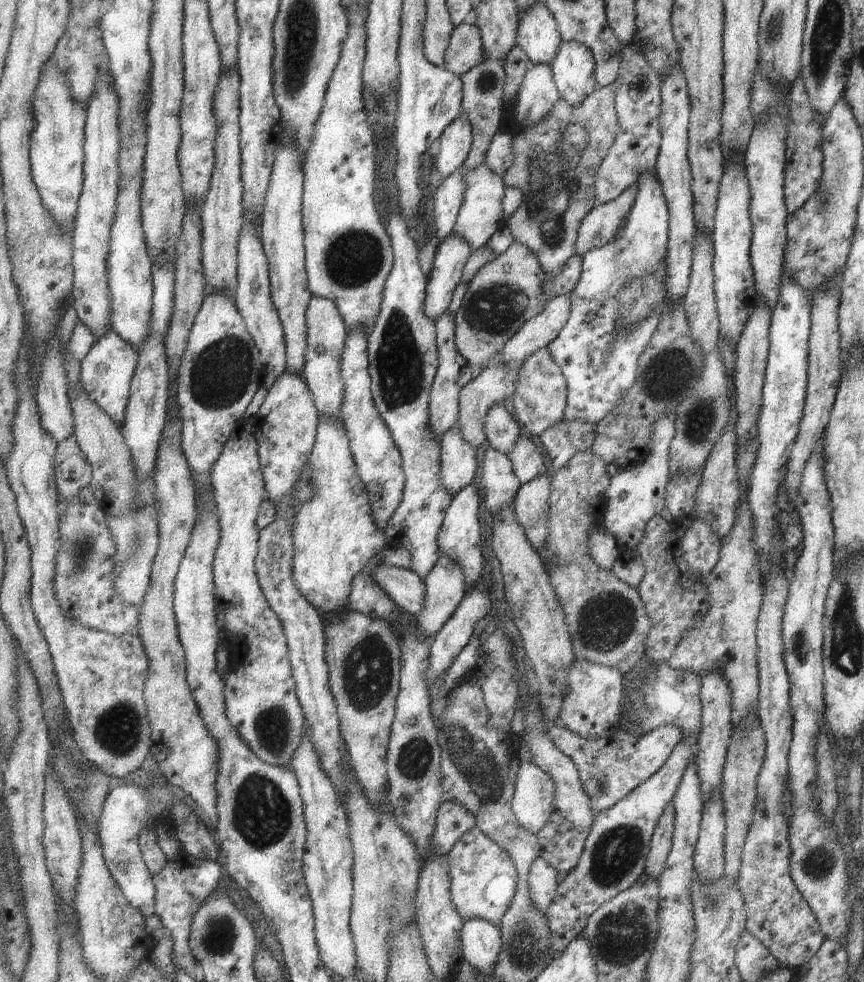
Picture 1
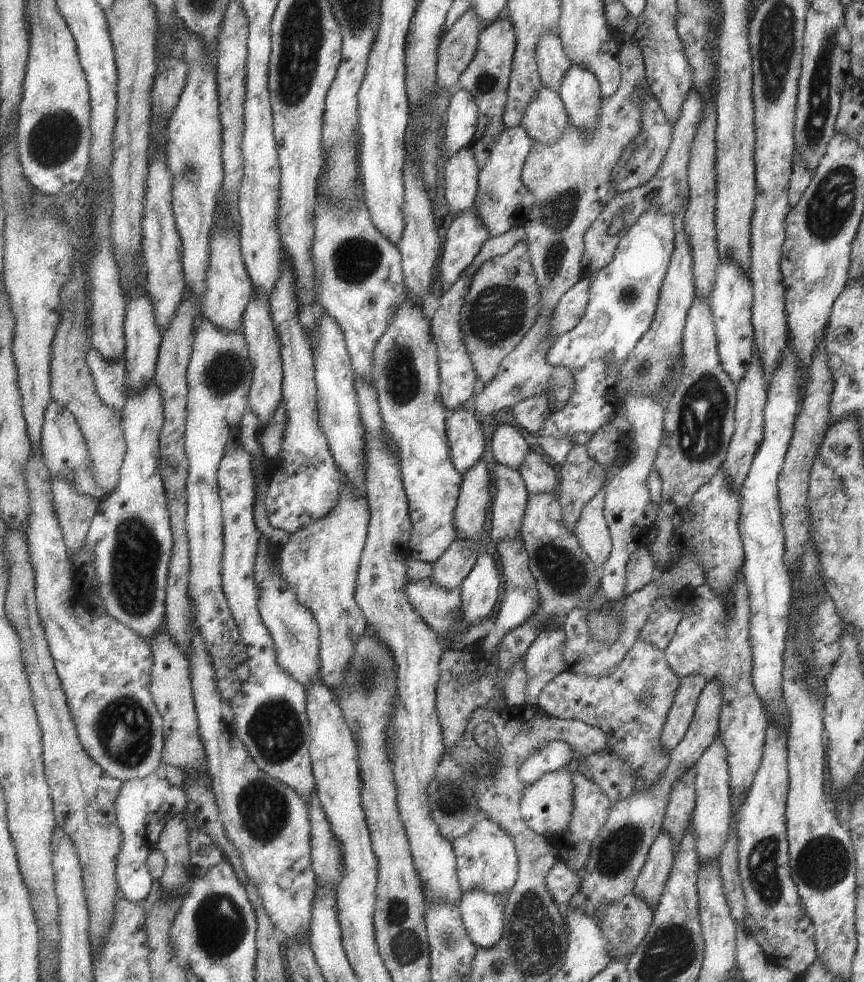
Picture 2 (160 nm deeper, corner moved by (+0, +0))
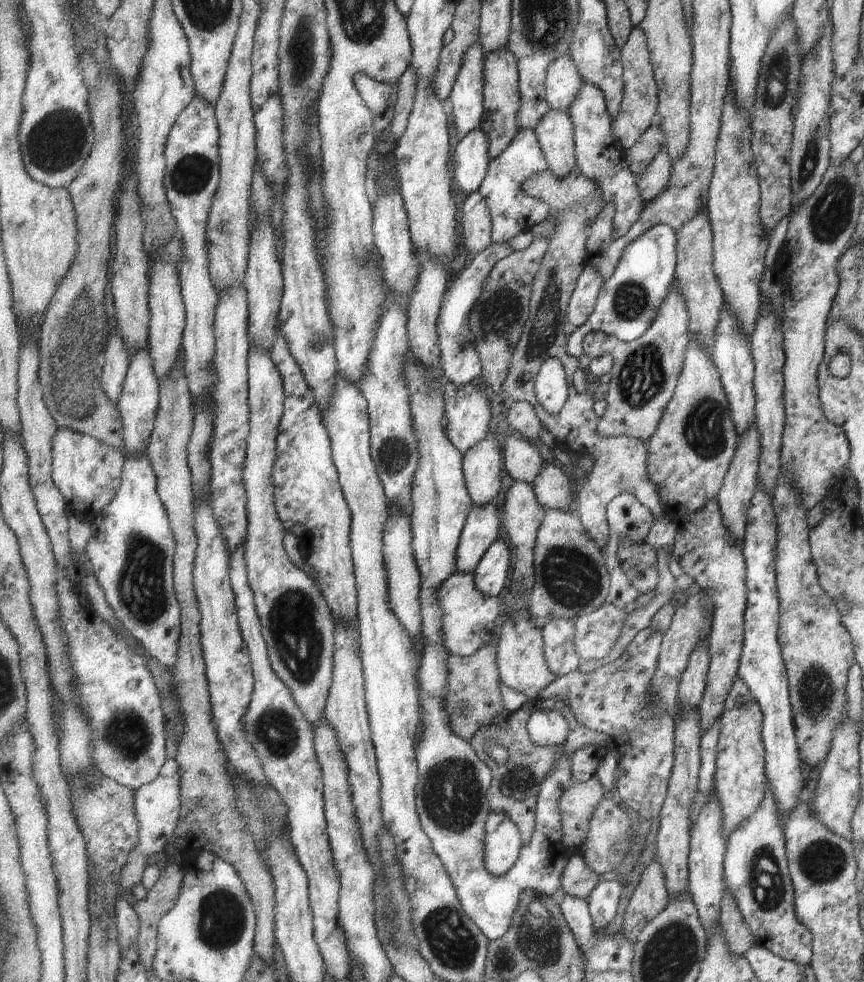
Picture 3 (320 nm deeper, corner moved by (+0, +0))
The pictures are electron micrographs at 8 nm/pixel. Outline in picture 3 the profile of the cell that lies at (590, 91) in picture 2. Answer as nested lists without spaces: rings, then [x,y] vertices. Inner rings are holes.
[[[585,83],[568,113],[572,116],[576,133],[576,157],[581,173],[600,185],[606,203],[616,204],[617,212],[631,210],[631,222],[615,222],[615,236],[623,236],[640,219],[645,200],[637,184],[639,177],[632,171],[626,151],[619,146],[604,92],[591,83]]]

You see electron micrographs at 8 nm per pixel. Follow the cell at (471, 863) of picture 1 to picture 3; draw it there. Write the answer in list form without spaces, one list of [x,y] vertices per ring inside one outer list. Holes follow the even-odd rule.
[[[493,812],[486,824],[485,860],[495,876],[507,874],[520,857],[522,832],[511,817]]]

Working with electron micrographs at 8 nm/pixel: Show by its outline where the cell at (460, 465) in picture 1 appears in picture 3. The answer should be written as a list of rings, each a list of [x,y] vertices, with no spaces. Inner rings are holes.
[[[447,378],[443,380],[446,402],[447,434],[452,443],[462,452],[471,451],[481,441],[489,438],[489,424],[491,424],[491,404],[485,393],[477,385],[477,381],[457,386]]]

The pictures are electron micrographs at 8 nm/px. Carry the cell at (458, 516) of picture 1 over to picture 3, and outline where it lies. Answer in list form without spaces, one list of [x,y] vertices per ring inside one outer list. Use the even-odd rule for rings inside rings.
[[[493,436],[464,453],[464,477],[475,505],[492,503],[501,492],[504,458]]]

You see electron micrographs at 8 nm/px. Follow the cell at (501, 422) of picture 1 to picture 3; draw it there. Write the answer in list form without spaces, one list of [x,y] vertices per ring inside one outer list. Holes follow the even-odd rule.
[[[507,437],[502,449],[504,468],[514,481],[532,485],[546,465],[539,450],[521,437]]]

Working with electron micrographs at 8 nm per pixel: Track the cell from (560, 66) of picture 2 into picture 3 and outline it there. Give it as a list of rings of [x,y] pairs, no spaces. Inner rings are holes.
[[[571,54],[558,58],[549,67],[546,80],[550,108],[568,113],[585,83]]]

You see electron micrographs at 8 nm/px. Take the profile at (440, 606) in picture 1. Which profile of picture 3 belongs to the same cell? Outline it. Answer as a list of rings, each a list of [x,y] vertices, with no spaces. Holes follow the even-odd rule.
[[[499,503],[473,505],[457,551],[459,571],[475,571],[489,547],[499,539]]]

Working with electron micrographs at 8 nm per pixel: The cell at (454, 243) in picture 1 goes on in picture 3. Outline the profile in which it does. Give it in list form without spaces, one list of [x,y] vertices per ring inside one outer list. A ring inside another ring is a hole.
[[[481,191],[472,192],[462,207],[462,240],[463,248],[470,250],[468,261],[475,254],[489,248],[493,234],[492,214]]]

